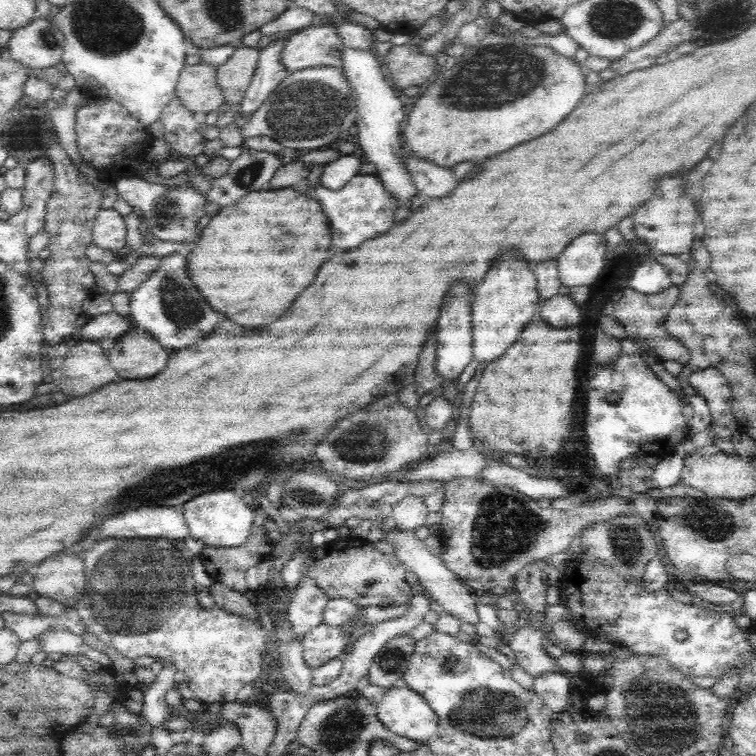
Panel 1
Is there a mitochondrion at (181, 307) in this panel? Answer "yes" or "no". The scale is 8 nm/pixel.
yes

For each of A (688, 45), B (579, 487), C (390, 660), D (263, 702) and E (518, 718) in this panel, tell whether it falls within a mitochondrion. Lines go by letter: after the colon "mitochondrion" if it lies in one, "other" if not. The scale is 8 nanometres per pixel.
A: other
B: other
C: mitochondrion
D: other
E: mitochondrion

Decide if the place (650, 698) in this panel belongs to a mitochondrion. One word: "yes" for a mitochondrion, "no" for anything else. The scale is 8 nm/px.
yes

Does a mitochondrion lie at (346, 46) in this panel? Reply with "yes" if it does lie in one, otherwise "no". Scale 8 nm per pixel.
no

